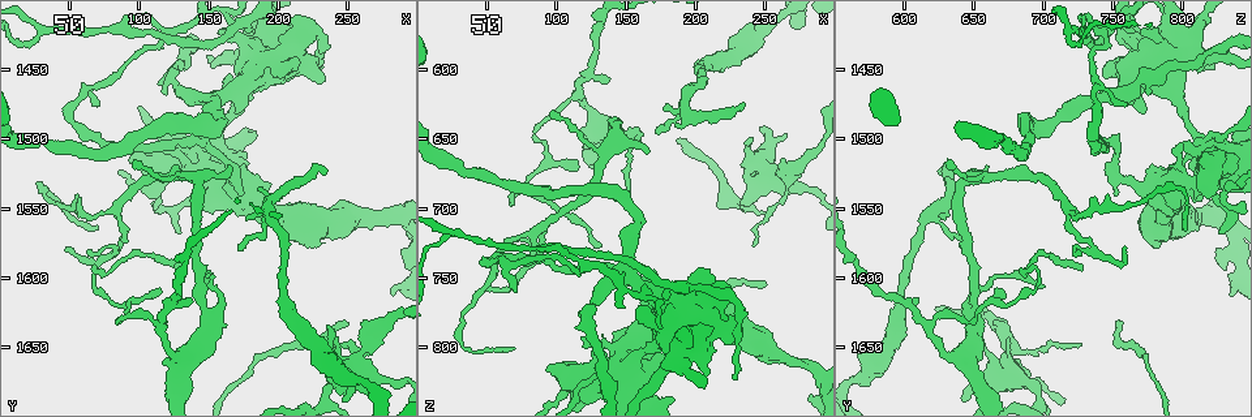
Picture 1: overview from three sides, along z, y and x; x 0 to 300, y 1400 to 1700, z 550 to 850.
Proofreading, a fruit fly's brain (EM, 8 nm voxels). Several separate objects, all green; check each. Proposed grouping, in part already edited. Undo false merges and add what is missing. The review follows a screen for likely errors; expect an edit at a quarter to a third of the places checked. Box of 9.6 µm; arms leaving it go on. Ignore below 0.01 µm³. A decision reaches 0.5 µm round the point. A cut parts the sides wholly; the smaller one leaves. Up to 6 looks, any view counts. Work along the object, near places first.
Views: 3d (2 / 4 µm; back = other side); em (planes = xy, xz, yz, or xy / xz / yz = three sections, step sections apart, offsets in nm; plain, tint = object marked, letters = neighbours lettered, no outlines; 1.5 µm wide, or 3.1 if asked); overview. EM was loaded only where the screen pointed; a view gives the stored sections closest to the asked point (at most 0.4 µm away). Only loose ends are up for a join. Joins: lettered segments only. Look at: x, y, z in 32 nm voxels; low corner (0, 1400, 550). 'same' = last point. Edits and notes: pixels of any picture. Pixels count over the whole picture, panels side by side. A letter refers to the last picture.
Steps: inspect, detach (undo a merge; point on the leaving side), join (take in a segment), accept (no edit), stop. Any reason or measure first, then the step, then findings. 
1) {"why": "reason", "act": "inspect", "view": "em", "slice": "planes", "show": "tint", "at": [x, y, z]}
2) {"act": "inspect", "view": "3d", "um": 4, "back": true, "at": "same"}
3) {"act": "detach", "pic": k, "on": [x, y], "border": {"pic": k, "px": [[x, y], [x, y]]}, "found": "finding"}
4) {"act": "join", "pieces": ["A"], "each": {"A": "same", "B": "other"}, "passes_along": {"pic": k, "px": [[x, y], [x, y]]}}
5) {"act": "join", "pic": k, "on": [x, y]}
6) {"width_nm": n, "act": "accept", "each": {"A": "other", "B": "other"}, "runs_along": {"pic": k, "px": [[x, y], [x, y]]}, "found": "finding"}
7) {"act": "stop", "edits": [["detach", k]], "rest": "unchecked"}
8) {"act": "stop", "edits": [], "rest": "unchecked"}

{"why": "an open end", "act": "inspect", "view": "3d", "um": 4, "at": [158, 1464, 776]}

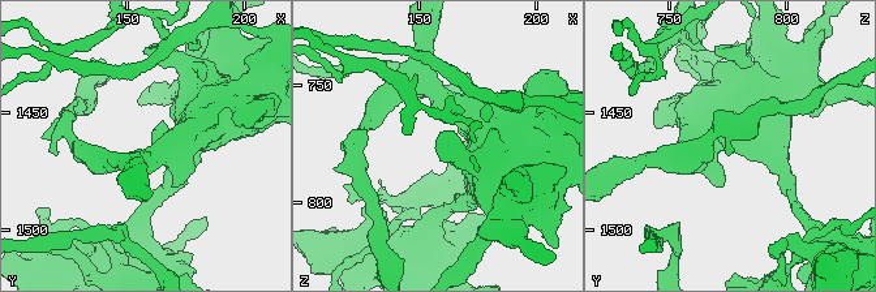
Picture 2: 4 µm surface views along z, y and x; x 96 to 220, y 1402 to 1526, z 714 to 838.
{"act": "inspect", "view": "em", "slice": "planes", "show": "tint", "at": [160, 1465, 774]}

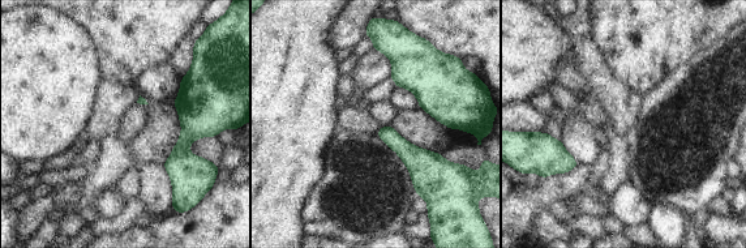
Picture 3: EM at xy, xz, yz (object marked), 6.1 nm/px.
{"act": "inspect", "view": "em", "slice": "planes", "show": "letters", "at": "same"}

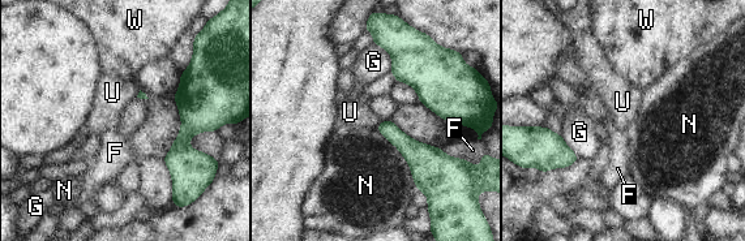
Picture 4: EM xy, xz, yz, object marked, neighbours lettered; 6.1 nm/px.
{"longest_contact_nm": ["N", 460], "act": "accept", "each": {"F": "other", "G": "other", "N": "other", "U": "other", "W": "other"}, "found": "none of them fits"}

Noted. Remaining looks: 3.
{"why": "free end", "act": "inspect", "view": "3d", "um": 4, "at": [140, 1616, 606]}

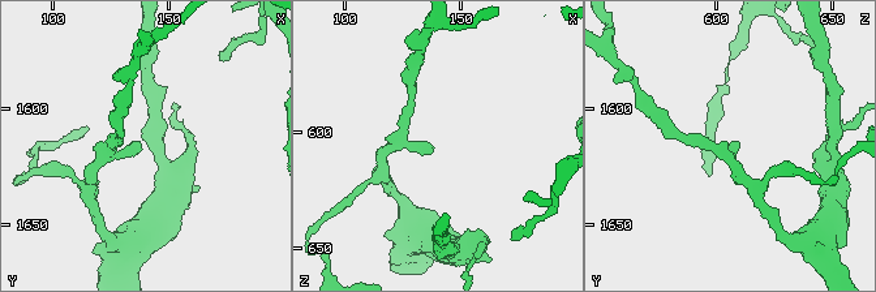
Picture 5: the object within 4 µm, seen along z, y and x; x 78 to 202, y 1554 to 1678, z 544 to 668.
{"why": "now the EM", "act": "inspect", "view": "em", "slice": "planes", "show": "tint", "at": [139, 1617, 608]}

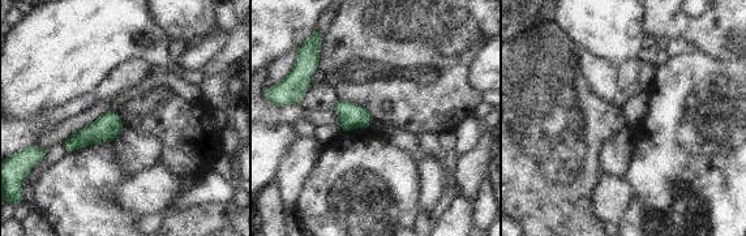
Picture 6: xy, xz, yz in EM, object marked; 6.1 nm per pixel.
{"why": "what lies round it", "act": "inspect", "view": "em", "slice": "planes", "show": "letters", "at": "same"}

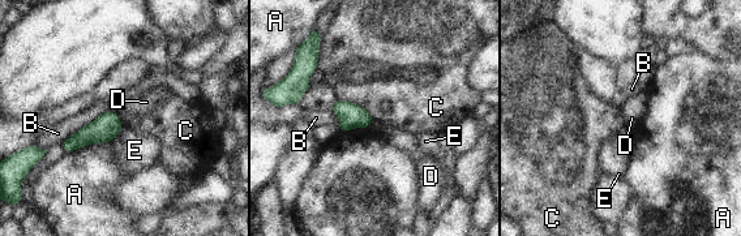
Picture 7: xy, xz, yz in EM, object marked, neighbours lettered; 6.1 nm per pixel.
{"act": "accept", "each": {"A": "other", "B": "other", "C": "other", "D": "other", "E": "other"}, "border": {"pic": 7, "px": [[338, 99], [358, 103], [373, 119]]}, "found": "none of them fits"}

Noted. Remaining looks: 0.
{"act": "stop", "edits": [], "rest": "unchecked"}

